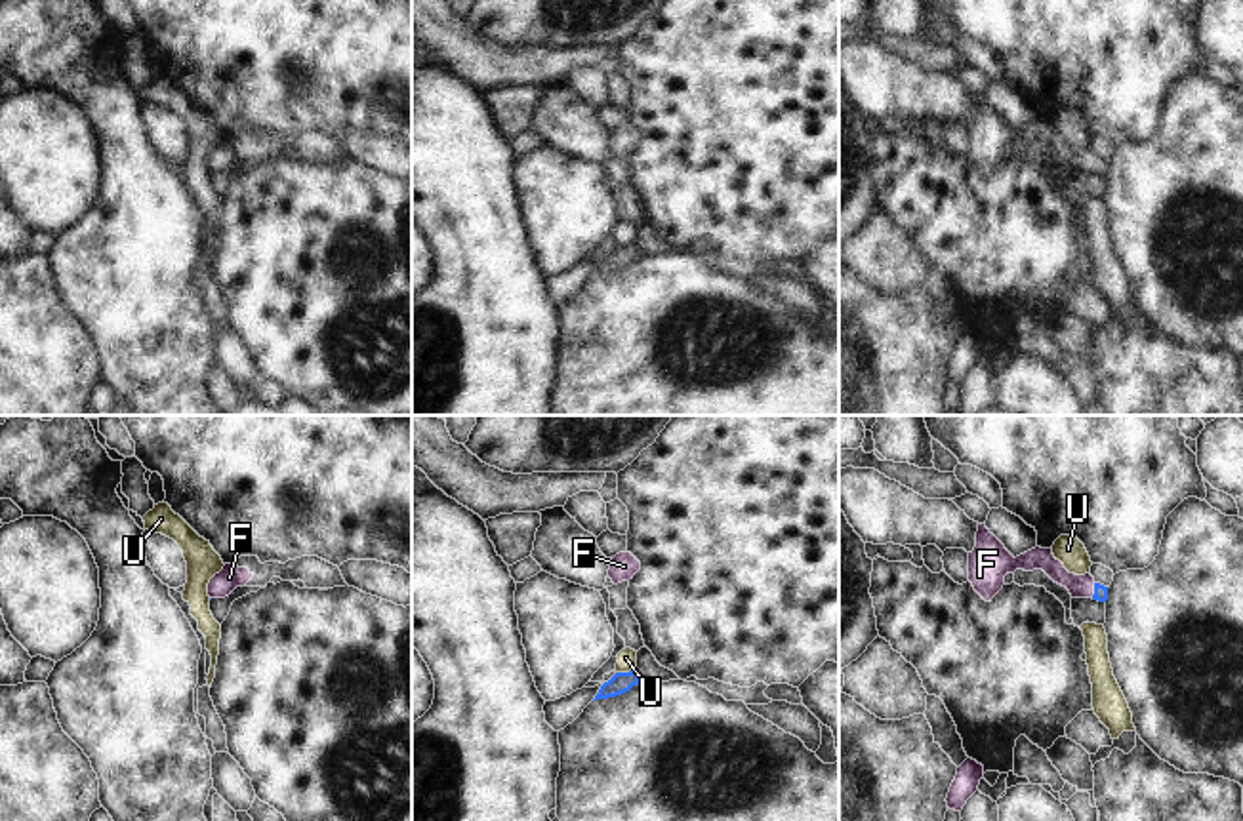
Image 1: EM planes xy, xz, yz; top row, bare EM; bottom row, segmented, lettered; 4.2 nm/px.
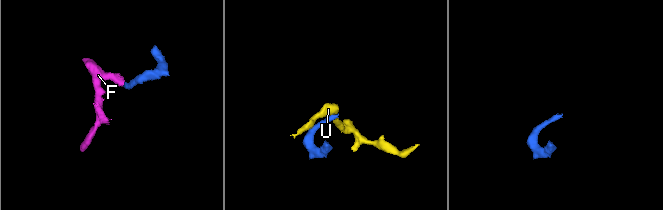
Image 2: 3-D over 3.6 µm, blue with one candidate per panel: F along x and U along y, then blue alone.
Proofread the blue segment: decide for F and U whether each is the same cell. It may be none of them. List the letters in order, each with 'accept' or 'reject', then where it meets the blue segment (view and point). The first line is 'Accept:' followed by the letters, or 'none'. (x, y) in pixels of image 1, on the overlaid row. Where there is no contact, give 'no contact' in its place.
Accept: F
F: accept; contact yz (1095, 591)
U: reject; contact xz (626, 673)

